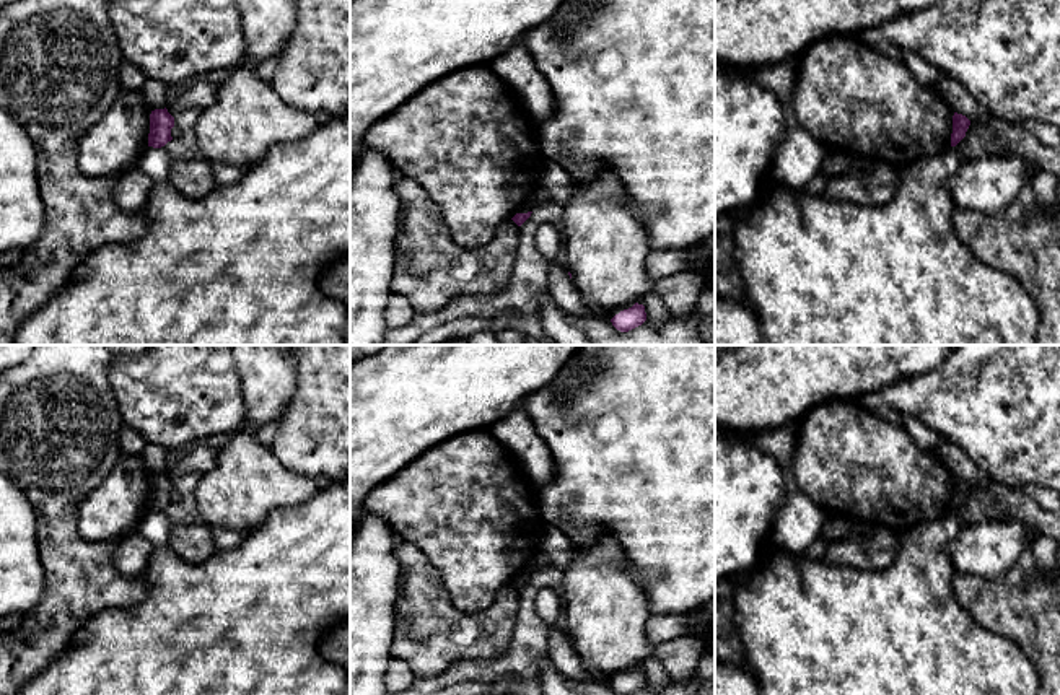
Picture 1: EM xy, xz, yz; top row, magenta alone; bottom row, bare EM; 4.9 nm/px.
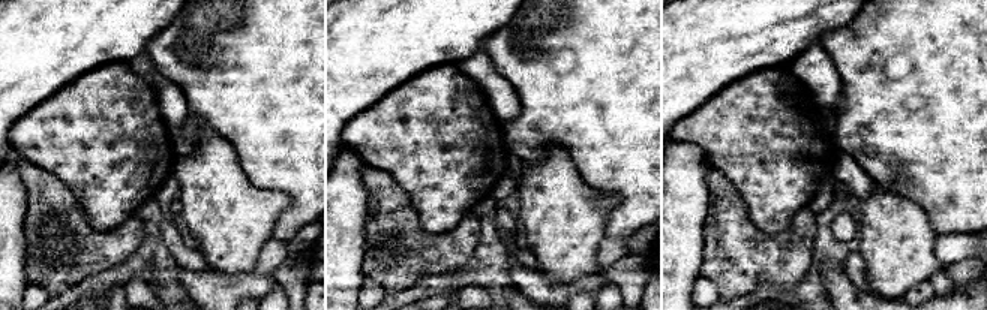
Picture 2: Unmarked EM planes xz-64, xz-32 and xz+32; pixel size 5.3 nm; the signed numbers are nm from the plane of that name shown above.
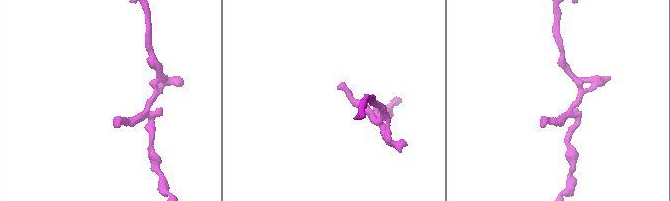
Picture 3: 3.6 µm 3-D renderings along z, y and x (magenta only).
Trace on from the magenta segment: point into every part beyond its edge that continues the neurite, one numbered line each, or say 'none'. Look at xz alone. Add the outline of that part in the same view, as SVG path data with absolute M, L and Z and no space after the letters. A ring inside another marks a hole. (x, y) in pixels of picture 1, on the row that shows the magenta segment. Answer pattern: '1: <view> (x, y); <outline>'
none

